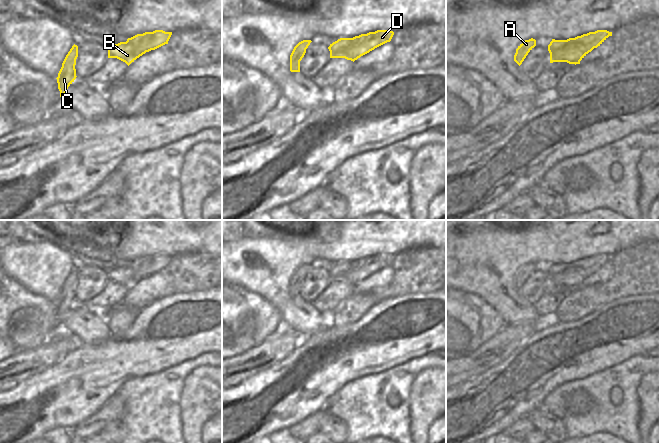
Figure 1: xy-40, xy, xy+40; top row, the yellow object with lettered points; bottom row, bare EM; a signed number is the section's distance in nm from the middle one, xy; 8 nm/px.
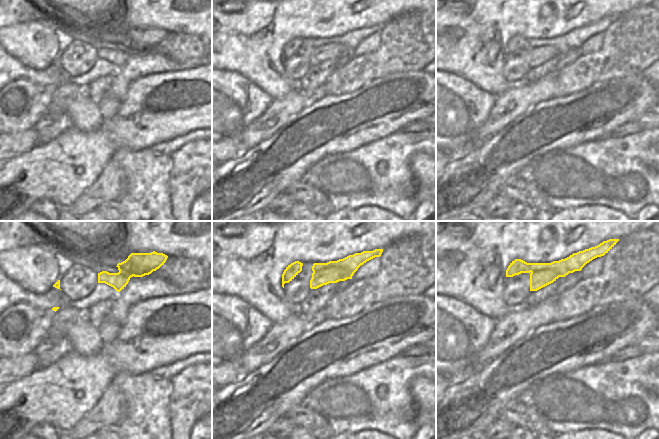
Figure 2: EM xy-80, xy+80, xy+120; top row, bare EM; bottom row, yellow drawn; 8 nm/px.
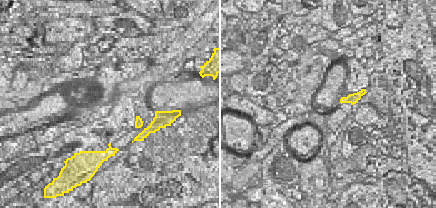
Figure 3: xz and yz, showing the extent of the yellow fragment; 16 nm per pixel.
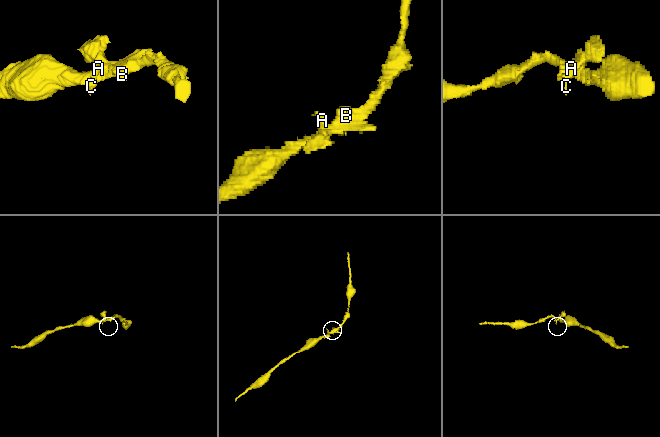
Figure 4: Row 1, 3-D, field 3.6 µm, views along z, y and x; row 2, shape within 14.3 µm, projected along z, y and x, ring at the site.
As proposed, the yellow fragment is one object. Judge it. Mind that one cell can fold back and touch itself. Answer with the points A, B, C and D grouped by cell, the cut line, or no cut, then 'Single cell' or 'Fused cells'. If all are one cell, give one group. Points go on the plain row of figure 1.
Groups: A B C D. No split. Single cell.

